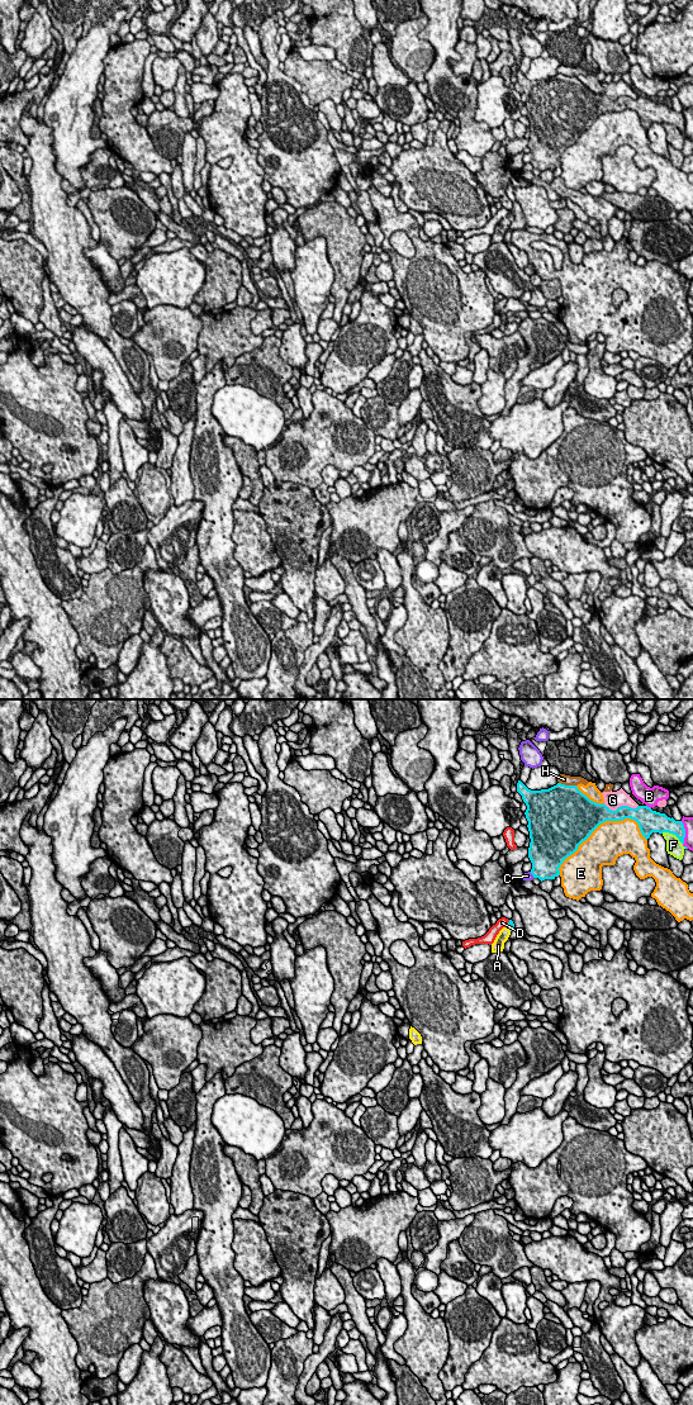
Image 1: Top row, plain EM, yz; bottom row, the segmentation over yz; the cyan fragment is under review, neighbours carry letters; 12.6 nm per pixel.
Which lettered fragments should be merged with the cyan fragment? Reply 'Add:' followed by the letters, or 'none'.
Add: A

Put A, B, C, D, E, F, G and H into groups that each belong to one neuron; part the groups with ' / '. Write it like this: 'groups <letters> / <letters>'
groups A / B / C / D / E / F / G / H

